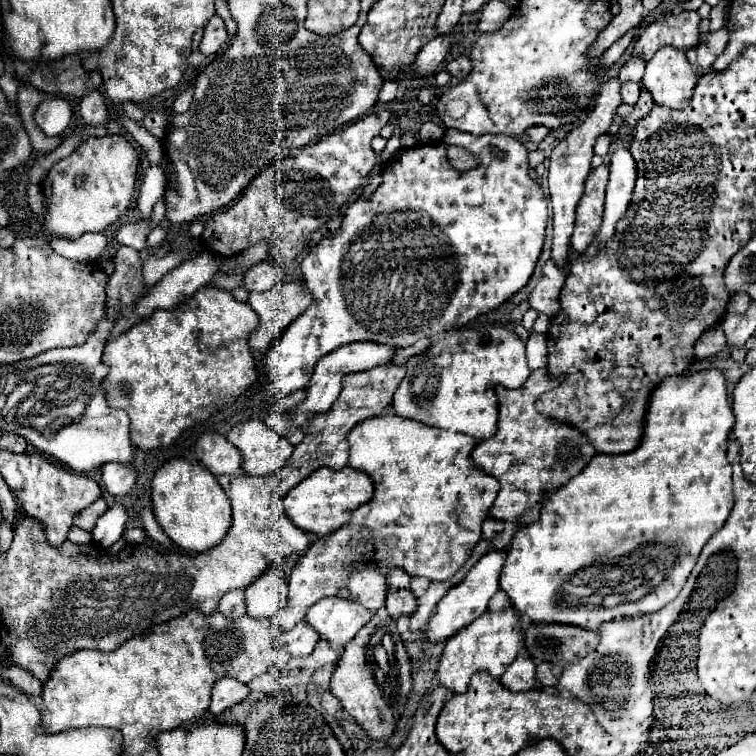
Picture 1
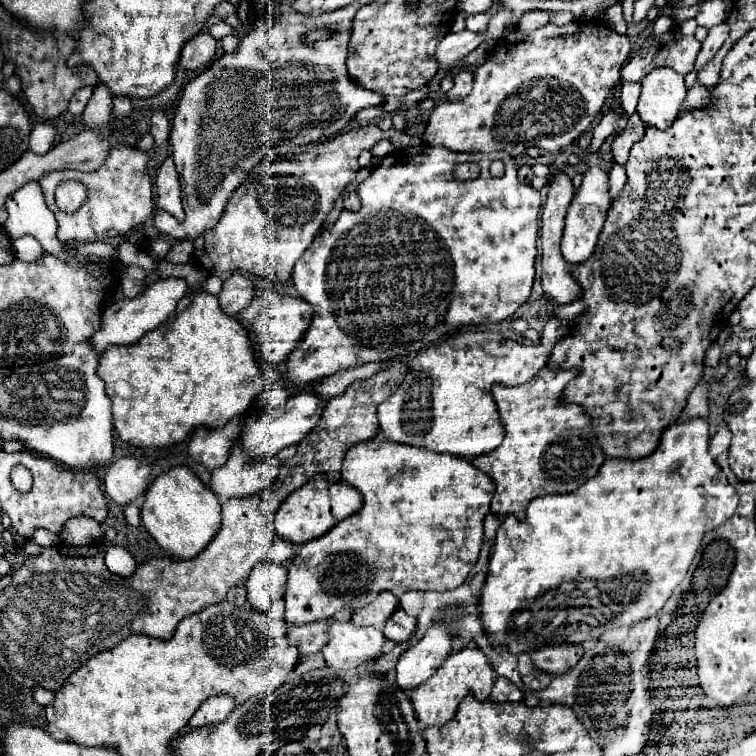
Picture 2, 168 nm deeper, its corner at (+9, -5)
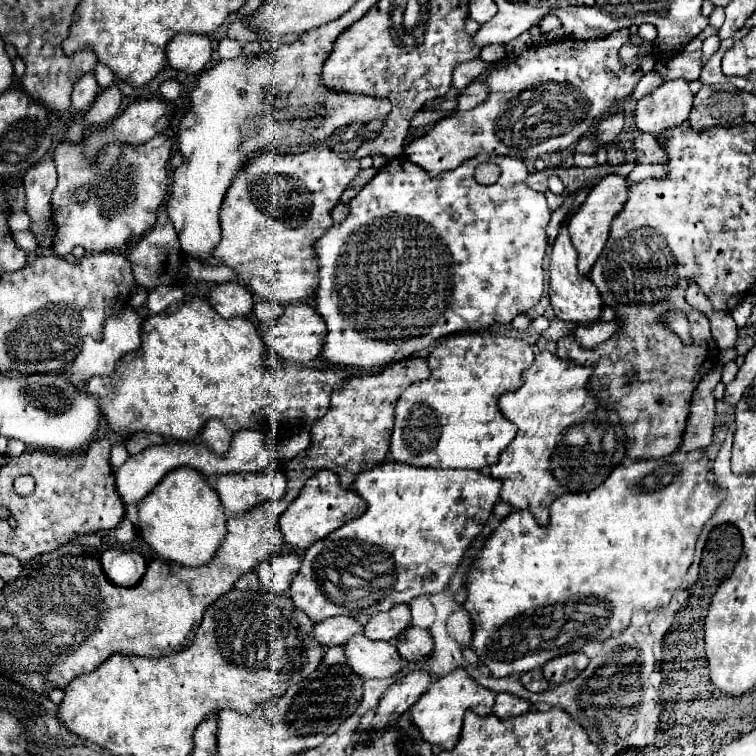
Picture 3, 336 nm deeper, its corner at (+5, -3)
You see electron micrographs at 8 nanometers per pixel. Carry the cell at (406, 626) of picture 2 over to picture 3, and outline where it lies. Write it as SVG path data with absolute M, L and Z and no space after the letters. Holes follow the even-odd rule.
M410 626L410 630L404 630L404 634L396 640L396 648L406 660L420 660L432 652L432 638L422 628Z

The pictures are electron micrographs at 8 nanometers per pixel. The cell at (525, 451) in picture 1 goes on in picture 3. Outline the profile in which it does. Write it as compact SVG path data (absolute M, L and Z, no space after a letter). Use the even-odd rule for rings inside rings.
M540 352L536 354L530 370L524 372L524 384L518 390L504 392L498 400L500 412L518 426L518 434L512 444L500 454L500 460L490 466L490 474L502 480L500 500L510 504L516 510L528 510L534 514L540 526L548 524L548 506L550 502L564 492L586 492L600 486L608 474L622 462L624 454L624 430L618 426L618 414L612 414L602 408L596 398L586 390L592 368L580 366L568 360L560 360L556 354Z

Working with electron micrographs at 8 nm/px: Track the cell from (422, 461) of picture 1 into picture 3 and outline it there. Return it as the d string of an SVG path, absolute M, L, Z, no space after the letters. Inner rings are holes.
M382 462L380 466L360 470L354 478L354 490L366 500L368 510L360 518L328 534L324 540L314 542L306 550L300 572L290 586L294 606L306 612L314 622L340 614L354 618L358 614L372 616L394 604L408 604L420 594L442 592L462 564L472 540L490 518L500 496L500 482L478 470L432 470L408 466L404 462ZM344 588L356 590L356 596L344 596Z

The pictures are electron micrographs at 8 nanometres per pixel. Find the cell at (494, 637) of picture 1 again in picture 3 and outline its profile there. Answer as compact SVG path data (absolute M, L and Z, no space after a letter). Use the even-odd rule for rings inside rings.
M456 668L446 676L440 676L438 680L434 680L432 686L428 686L428 690L418 698L418 702L412 706L410 716L412 722L420 728L422 738L426 742L430 742L432 746L440 746L442 750L448 750L456 744L460 730L462 730L462 716L464 712L470 708L480 716L492 714L492 706L494 706L494 696L492 690L480 686L468 672L466 668Z

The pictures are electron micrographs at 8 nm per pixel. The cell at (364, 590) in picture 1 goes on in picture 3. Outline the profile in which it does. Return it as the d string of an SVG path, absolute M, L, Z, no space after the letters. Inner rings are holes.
M400 604L386 612L374 614L364 626L364 634L372 640L396 640L410 624L410 608L408 604Z

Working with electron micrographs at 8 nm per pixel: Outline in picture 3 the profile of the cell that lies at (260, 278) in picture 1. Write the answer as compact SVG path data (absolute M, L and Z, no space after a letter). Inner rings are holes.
M238 282L218 284L216 288L210 290L208 302L224 318L248 316L252 312L252 306L254 306L254 300L252 300L252 294L248 292L248 288L238 284Z

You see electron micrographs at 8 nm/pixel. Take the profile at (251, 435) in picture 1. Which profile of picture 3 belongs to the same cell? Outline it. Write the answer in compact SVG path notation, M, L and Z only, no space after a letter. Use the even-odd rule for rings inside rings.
M270 464L260 472L224 474L218 476L216 492L226 512L240 514L264 500L282 498L286 492L286 474L284 470L278 470L276 464Z

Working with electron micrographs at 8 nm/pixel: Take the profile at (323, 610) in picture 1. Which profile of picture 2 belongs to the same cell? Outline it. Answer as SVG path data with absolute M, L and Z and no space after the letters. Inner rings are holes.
M328 620L330 642L322 654L336 670L356 670L384 654L384 634L380 628L356 628L352 622Z

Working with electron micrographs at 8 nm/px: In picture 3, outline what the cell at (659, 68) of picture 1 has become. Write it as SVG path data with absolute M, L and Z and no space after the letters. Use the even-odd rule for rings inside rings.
M684 78L666 80L652 94L638 100L634 118L636 126L648 134L662 134L688 120L692 108L692 92Z

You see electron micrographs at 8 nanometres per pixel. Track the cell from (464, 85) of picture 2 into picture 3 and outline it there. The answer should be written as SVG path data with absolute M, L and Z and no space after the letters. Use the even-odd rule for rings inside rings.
M482 80L470 82L466 86L466 90L458 94L458 106L456 106L456 110L464 112L464 110L470 110L472 106L478 106L480 102L484 102L486 94L488 94L488 90L486 90L486 86L484 86Z

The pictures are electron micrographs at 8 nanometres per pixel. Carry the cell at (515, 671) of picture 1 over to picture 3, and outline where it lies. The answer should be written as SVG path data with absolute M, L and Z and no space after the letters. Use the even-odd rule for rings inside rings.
M500 692L496 694L496 704L494 704L494 714L498 718L508 718L508 716L516 716L516 714L524 714L530 710L530 702L524 698L518 698L514 694L508 692Z

